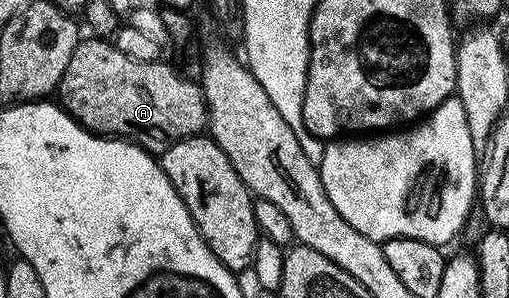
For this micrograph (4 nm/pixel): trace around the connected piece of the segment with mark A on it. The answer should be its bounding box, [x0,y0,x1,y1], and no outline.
[57,36,208,155]

